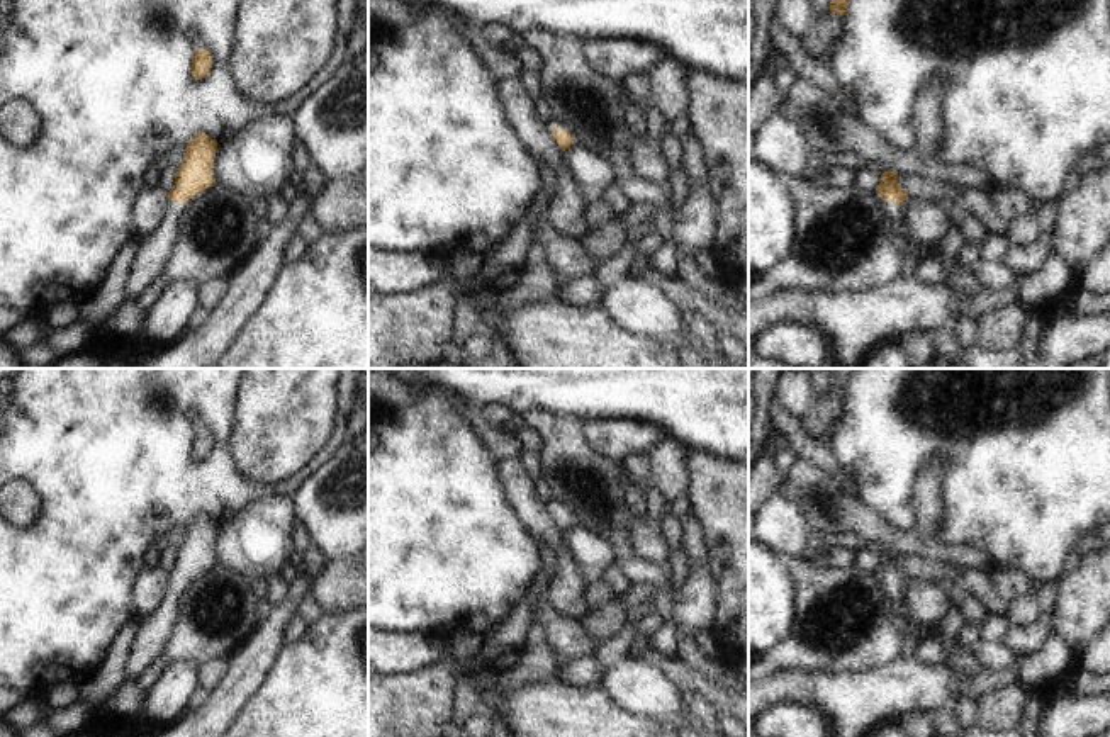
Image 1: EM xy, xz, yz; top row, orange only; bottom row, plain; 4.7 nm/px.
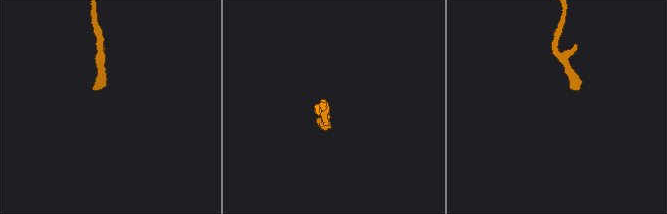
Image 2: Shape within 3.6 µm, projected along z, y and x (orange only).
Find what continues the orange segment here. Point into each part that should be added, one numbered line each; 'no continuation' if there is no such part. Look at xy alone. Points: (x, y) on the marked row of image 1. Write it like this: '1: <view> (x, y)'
1: xy (150, 253)

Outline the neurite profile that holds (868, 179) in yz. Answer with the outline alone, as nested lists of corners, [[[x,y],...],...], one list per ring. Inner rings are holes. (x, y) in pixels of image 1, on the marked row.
[[[862,168],[855,172],[855,183],[866,190],[876,192],[881,175],[876,170]]]

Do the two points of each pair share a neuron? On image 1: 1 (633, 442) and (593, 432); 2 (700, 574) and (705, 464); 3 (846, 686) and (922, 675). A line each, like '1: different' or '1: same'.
1: same
2: different
3: same

